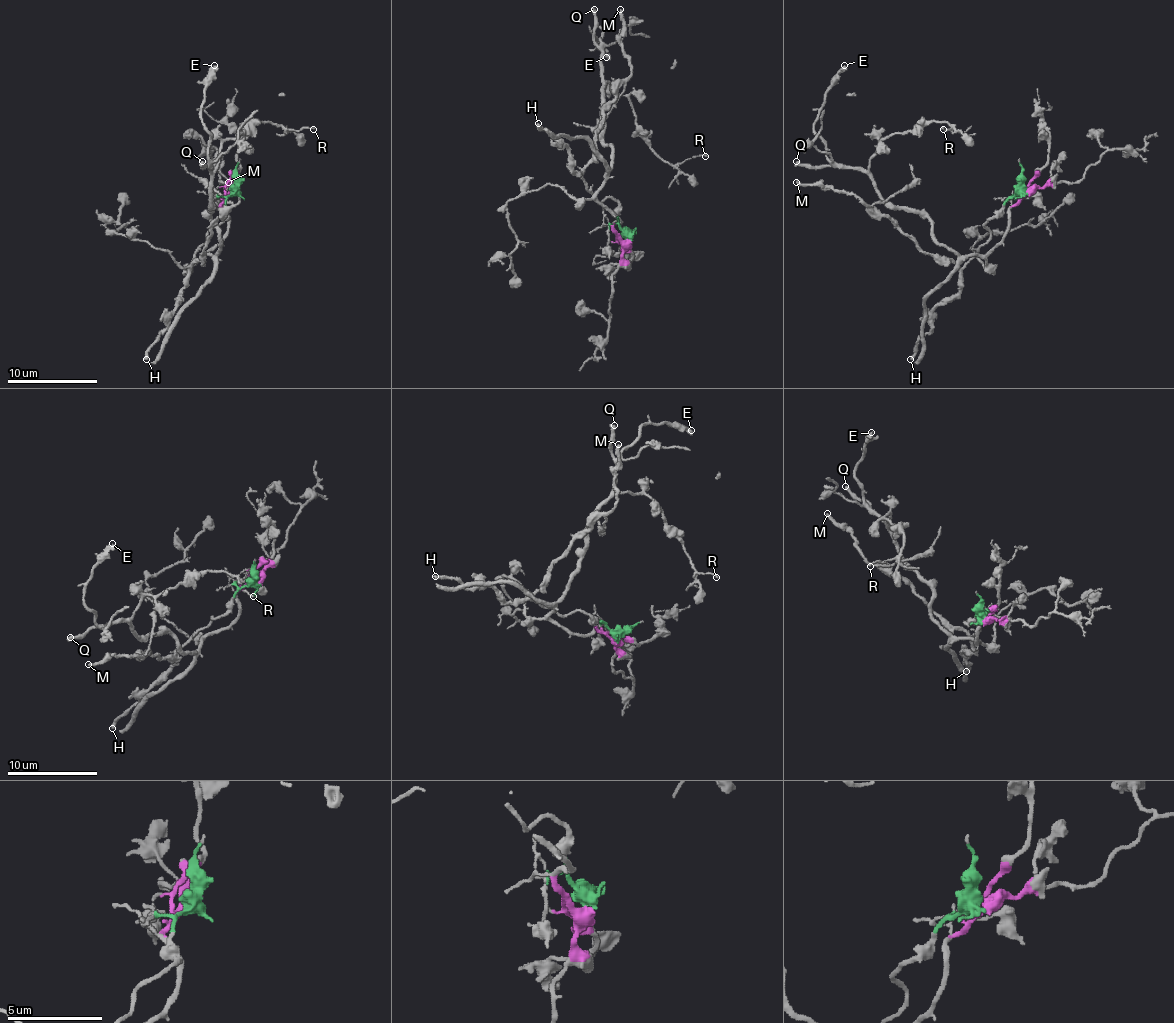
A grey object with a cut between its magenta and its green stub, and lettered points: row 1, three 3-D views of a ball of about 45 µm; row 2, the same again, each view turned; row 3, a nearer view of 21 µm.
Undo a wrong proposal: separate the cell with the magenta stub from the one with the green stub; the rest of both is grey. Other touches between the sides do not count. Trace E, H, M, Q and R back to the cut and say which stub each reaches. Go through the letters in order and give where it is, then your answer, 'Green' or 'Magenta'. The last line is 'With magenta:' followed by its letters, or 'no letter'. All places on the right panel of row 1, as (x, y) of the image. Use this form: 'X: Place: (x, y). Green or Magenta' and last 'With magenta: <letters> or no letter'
E: Place: (844, 65). Magenta
H: Place: (910, 359). Green
M: Place: (796, 182). Green
Q: Place: (796, 161). Magenta
R: Place: (943, 129). Magenta
With magenta: E, Q, R

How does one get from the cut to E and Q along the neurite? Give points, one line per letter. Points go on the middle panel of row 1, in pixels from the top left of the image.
E: (628, 239), (596, 199), (612, 147), (603, 138), (603, 31), (596, 26), (605, 58)
Q: (628, 239), (614, 226), (619, 219), (596, 199), (612, 152), (603, 141), (603, 78), (594, 8)

